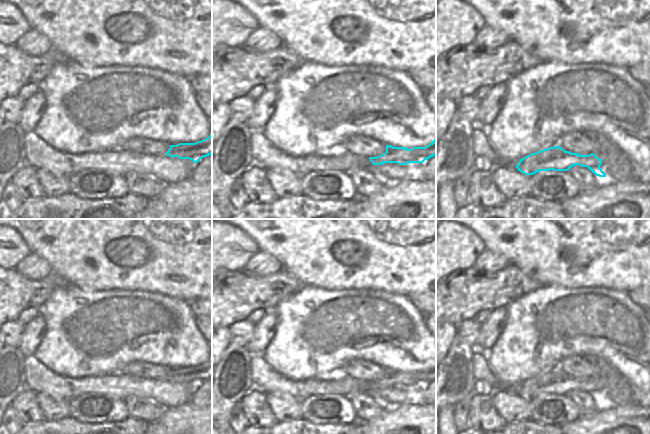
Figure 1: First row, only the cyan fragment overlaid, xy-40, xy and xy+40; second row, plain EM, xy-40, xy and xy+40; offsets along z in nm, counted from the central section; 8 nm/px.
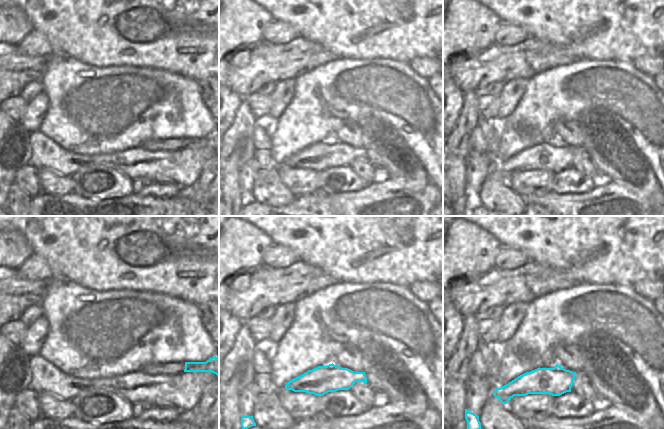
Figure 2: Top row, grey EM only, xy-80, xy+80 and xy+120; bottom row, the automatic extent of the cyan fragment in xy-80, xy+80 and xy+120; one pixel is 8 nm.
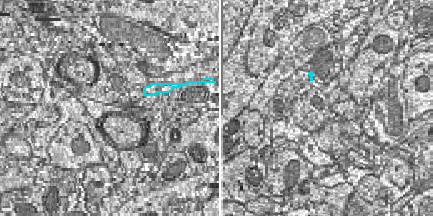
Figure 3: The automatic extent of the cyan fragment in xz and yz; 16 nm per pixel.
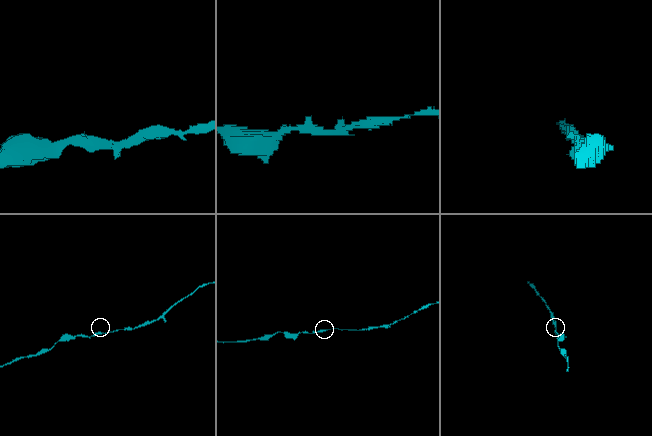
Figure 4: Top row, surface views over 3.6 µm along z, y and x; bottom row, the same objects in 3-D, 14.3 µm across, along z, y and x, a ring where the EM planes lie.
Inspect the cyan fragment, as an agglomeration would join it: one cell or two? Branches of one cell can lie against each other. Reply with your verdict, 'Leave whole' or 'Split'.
Leave whole.

